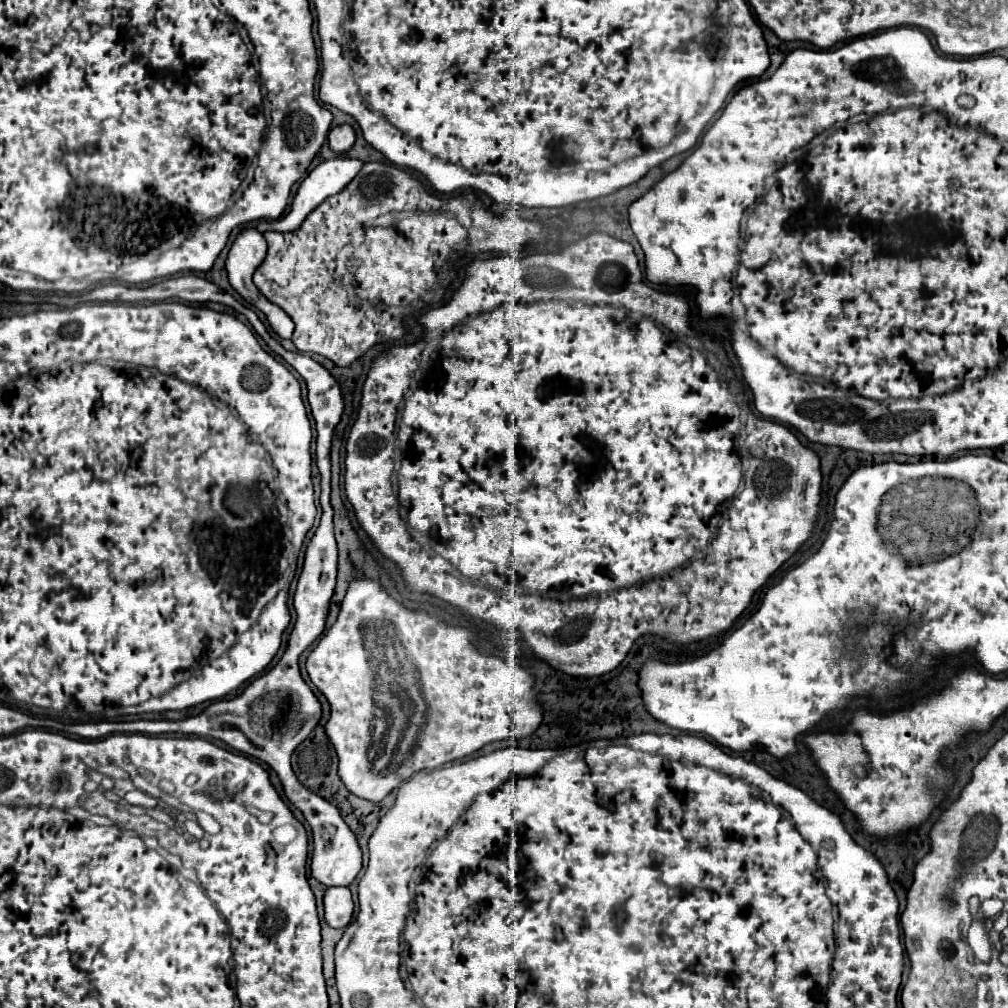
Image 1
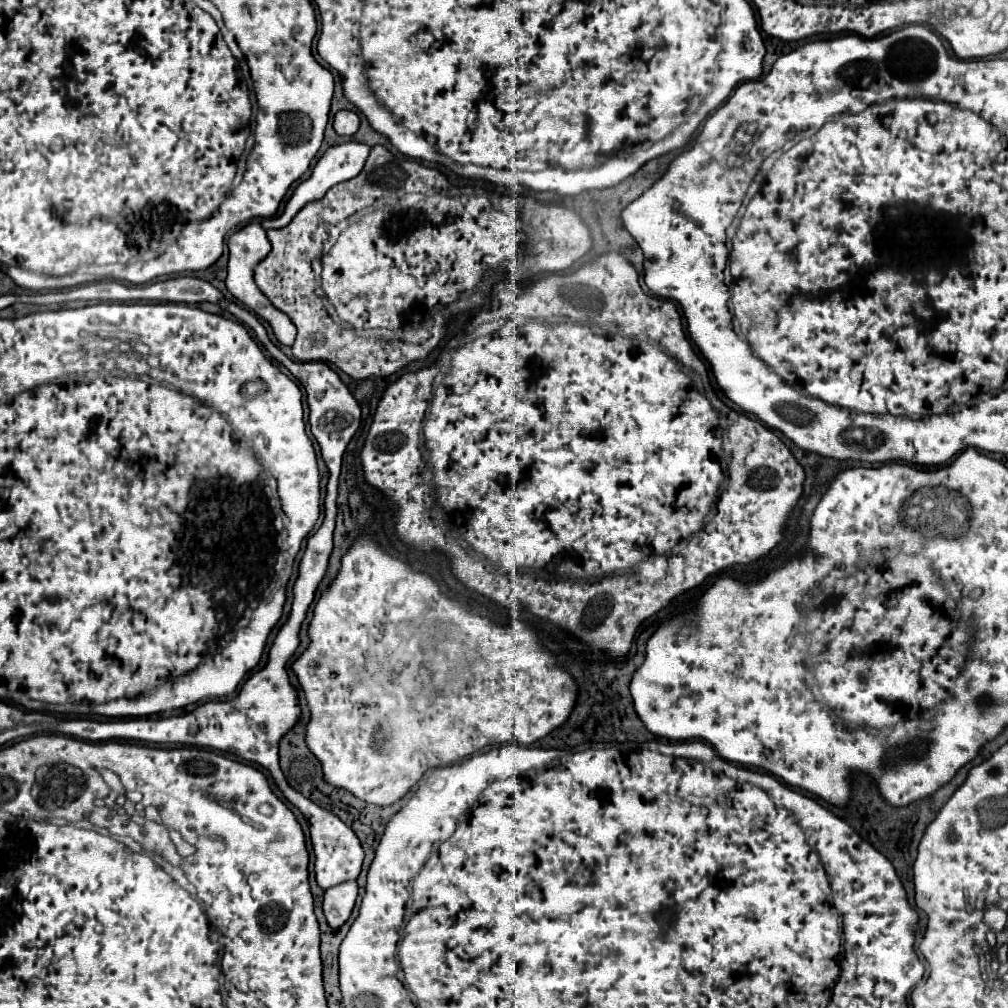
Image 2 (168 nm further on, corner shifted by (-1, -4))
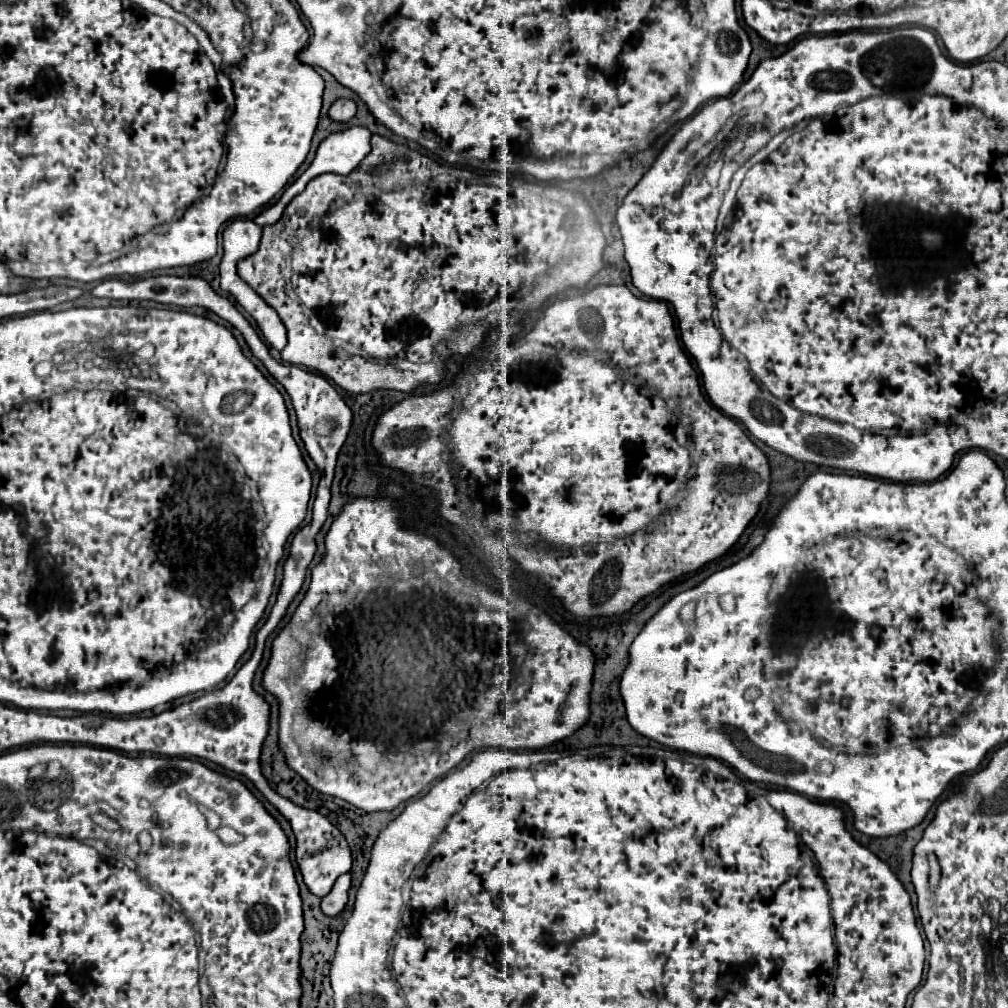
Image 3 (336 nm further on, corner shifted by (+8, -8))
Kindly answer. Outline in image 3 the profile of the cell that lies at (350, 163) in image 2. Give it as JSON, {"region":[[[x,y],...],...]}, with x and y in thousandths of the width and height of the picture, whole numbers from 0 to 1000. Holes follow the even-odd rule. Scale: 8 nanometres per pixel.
{"region":[[[351,124],[351,126],[347,126],[347,128],[341,128],[341,130],[327,132],[327,134],[317,142],[317,146],[315,146],[315,150],[313,150],[313,156],[312,156],[312,160],[308,162],[308,166],[280,191],[280,195],[276,197],[276,201],[272,201],[272,203],[268,203],[266,207],[258,209],[258,211],[252,215],[252,219],[254,219],[256,223],[274,221],[274,219],[280,215],[280,209],[284,207],[284,203],[286,203],[296,191],[302,189],[302,186],[306,184],[306,180],[310,180],[310,178],[315,176],[315,174],[319,174],[319,172],[345,174],[347,170],[351,170],[351,168],[357,164],[357,160],[367,152],[367,136],[369,136],[369,132],[365,130],[365,126],[355,126],[355,124]]]}

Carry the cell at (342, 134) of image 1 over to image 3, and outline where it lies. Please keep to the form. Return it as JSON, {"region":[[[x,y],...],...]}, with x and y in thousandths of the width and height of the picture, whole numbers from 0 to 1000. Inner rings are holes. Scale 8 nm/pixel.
{"region":[[[335,98],[327,106],[327,116],[331,120],[347,120],[353,112],[353,102],[349,98]]]}

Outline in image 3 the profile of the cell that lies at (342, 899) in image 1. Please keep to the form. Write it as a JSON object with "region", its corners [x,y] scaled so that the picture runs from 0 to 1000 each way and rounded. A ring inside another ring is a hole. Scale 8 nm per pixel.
{"region":[[[343,866],[343,868],[337,868],[329,880],[329,884],[319,892],[319,904],[325,908],[325,910],[331,910],[335,908],[343,896],[345,896],[345,882],[347,882],[347,876],[349,876],[349,868]]]}

